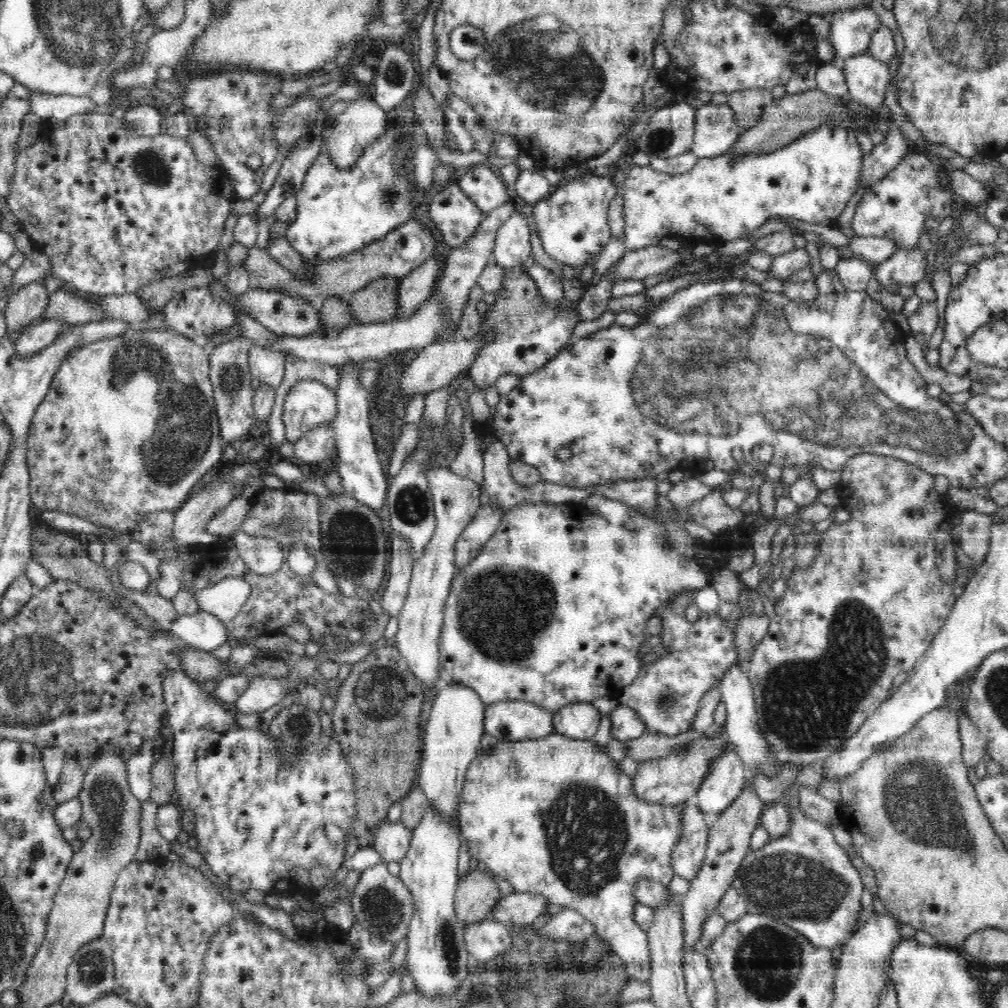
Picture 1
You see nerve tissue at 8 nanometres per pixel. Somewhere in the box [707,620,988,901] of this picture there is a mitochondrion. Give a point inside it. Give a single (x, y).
(920, 802)

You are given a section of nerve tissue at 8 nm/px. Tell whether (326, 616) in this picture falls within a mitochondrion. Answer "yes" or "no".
yes

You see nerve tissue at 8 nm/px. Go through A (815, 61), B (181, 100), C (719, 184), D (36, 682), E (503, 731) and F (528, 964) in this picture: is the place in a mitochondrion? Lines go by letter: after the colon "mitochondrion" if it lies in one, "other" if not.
A: other
B: other
C: other
D: mitochondrion
E: mitochondrion
F: mitochondrion

